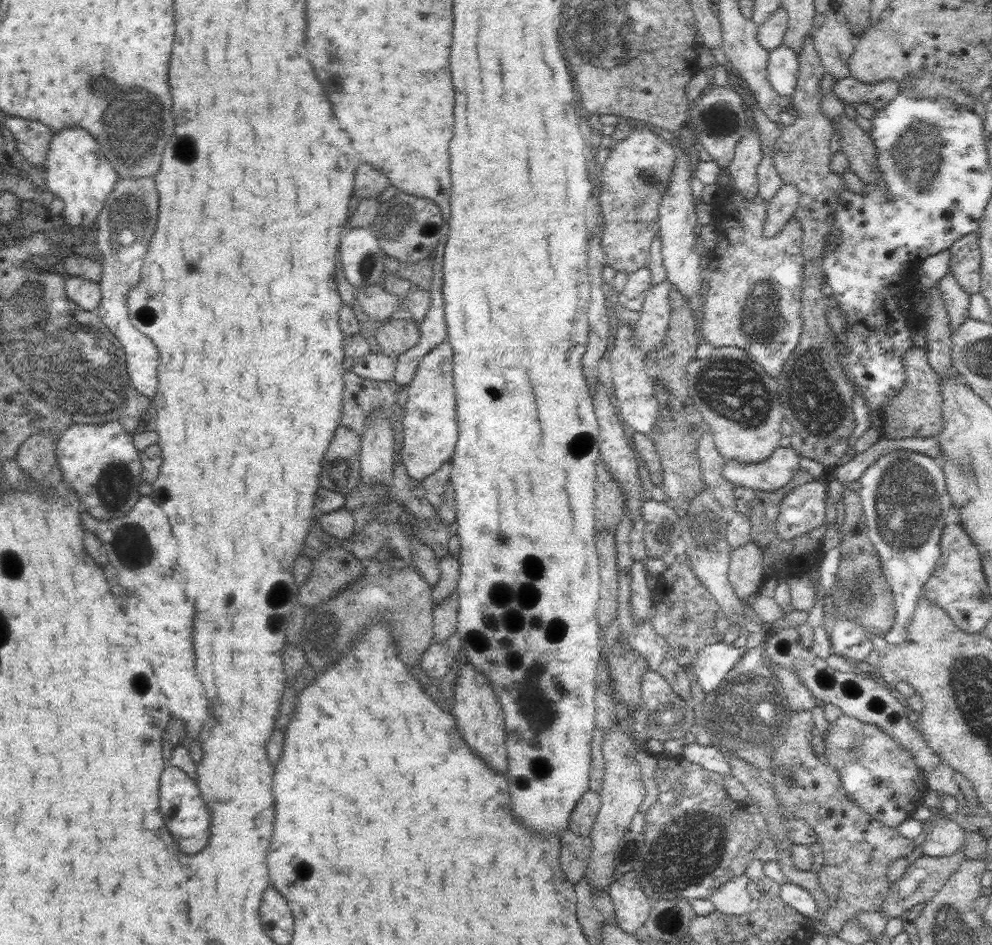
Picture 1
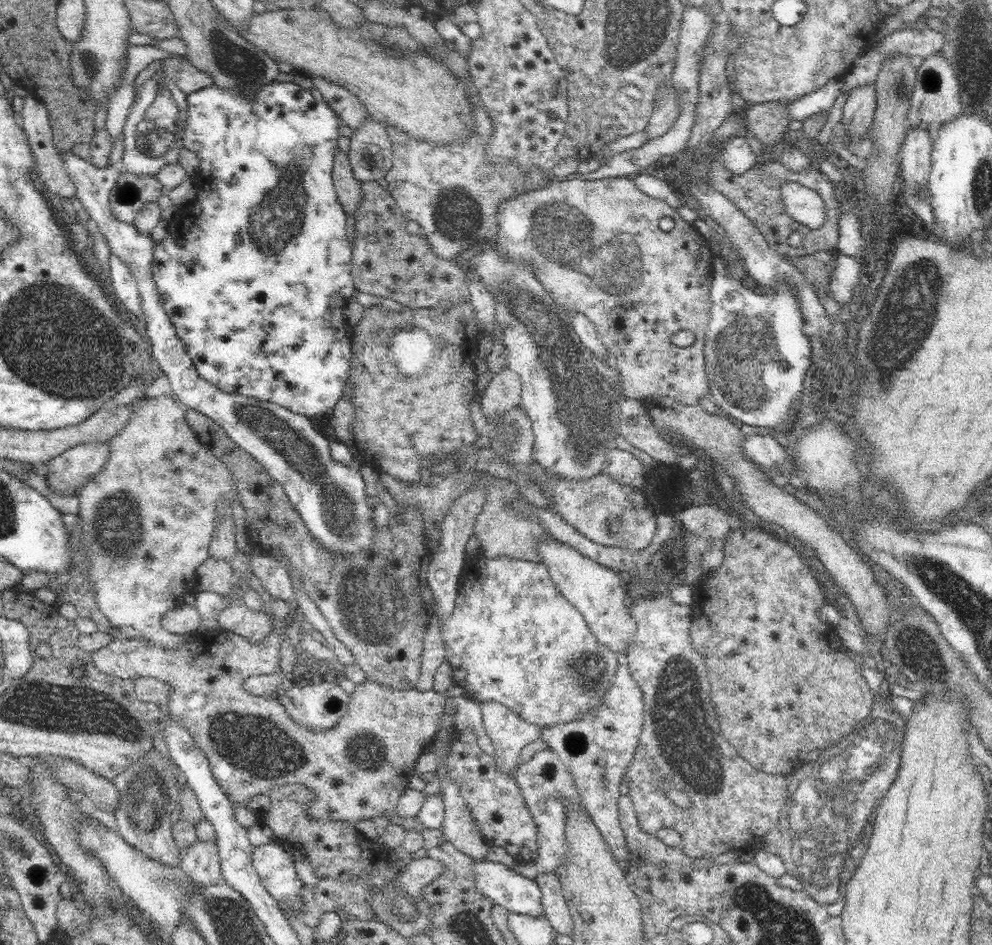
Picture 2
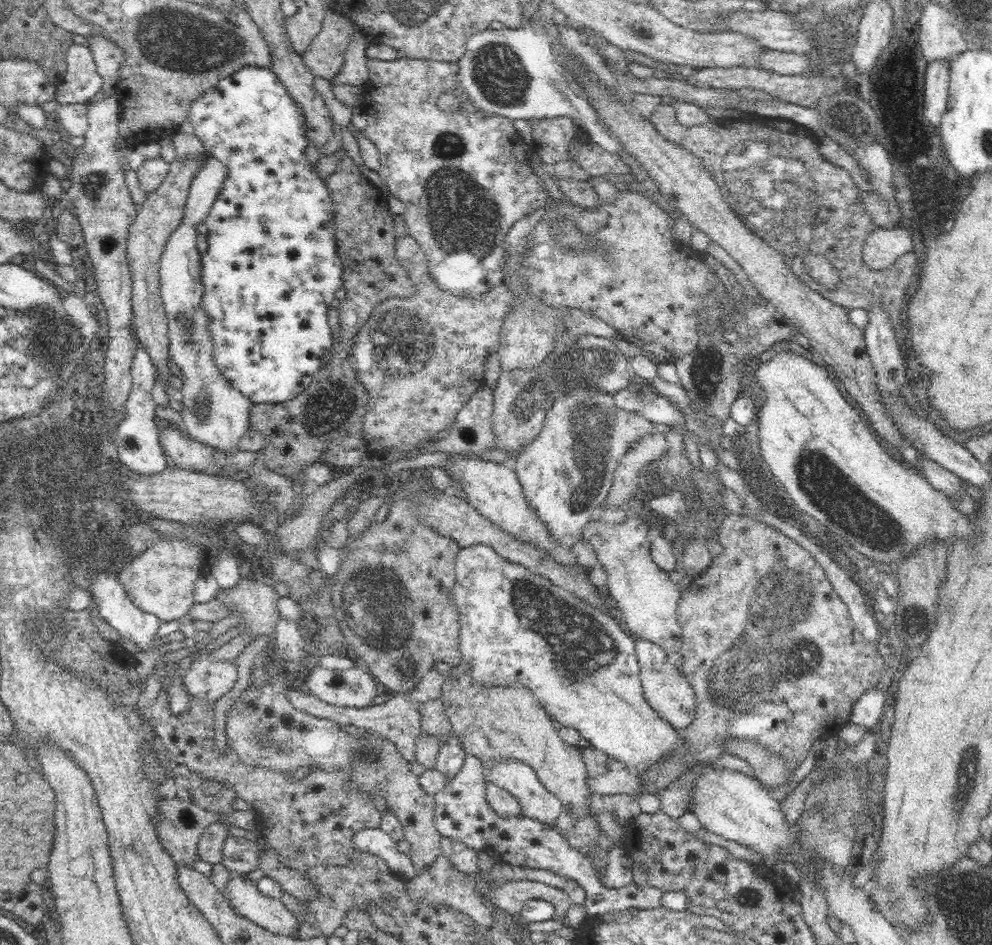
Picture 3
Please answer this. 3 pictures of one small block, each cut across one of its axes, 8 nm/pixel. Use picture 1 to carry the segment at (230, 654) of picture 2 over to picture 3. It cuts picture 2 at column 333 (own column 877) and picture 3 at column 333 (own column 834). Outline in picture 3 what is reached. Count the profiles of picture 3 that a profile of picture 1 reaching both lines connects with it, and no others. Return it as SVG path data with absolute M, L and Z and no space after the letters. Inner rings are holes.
M270 644L270 648L256 658L256 666L264 666L270 672L270 682L248 688L248 692L234 702L226 718L226 736L240 762L278 774L294 774L300 766L320 768L326 772L342 770L352 784L370 792L372 800L378 794L388 802L388 810L398 816L404 826L404 840L410 842L410 856L416 870L428 870L442 854L442 834L434 824L436 796L428 796L420 784L420 776L410 772L408 762L388 738L372 732L358 738L358 732L350 732L348 726L342 728L334 720L316 718L294 708L288 700L286 674L272 664L272 656L274 650Z

